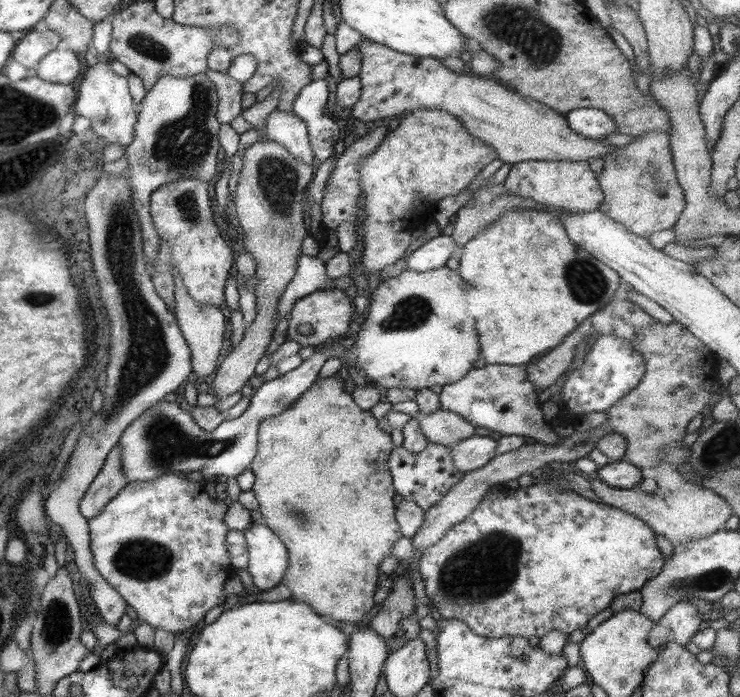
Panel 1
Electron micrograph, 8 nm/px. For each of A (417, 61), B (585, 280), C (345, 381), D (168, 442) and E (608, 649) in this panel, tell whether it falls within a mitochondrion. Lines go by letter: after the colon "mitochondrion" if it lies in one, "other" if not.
A: other
B: mitochondrion
C: other
D: mitochondrion
E: other

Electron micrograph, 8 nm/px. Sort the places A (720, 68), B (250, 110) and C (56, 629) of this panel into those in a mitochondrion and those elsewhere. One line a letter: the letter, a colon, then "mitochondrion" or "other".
A: other
B: other
C: mitochondrion

